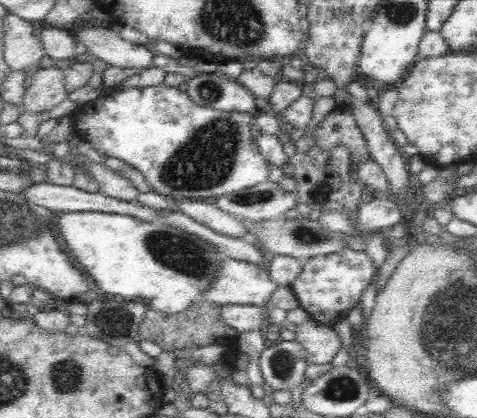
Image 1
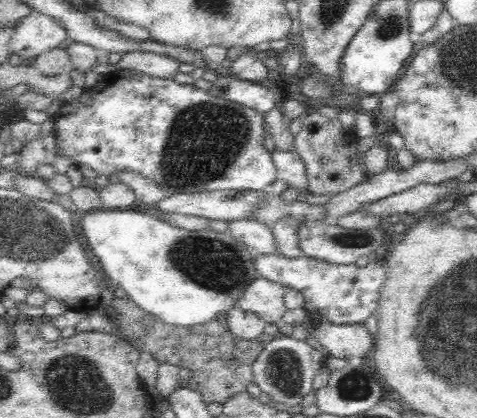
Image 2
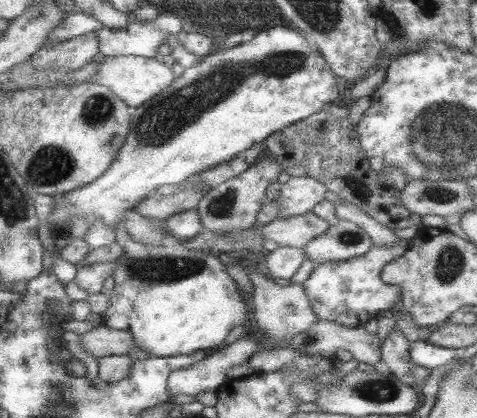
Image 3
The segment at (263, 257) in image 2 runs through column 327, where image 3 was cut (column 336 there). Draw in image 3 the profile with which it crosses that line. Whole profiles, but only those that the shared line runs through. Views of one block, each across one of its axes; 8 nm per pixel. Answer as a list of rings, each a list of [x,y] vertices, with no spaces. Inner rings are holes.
[[[401,240],[401,244],[397,244],[395,248],[371,248],[363,256],[355,256],[343,262],[323,262],[313,266],[313,272],[303,282],[303,290],[307,294],[307,300],[313,304],[311,308],[317,318],[337,322],[347,328],[359,328],[375,322],[379,314],[391,310],[393,304],[401,300],[401,288],[385,284],[381,280],[381,270],[385,264],[405,254],[407,242],[409,240]]]

